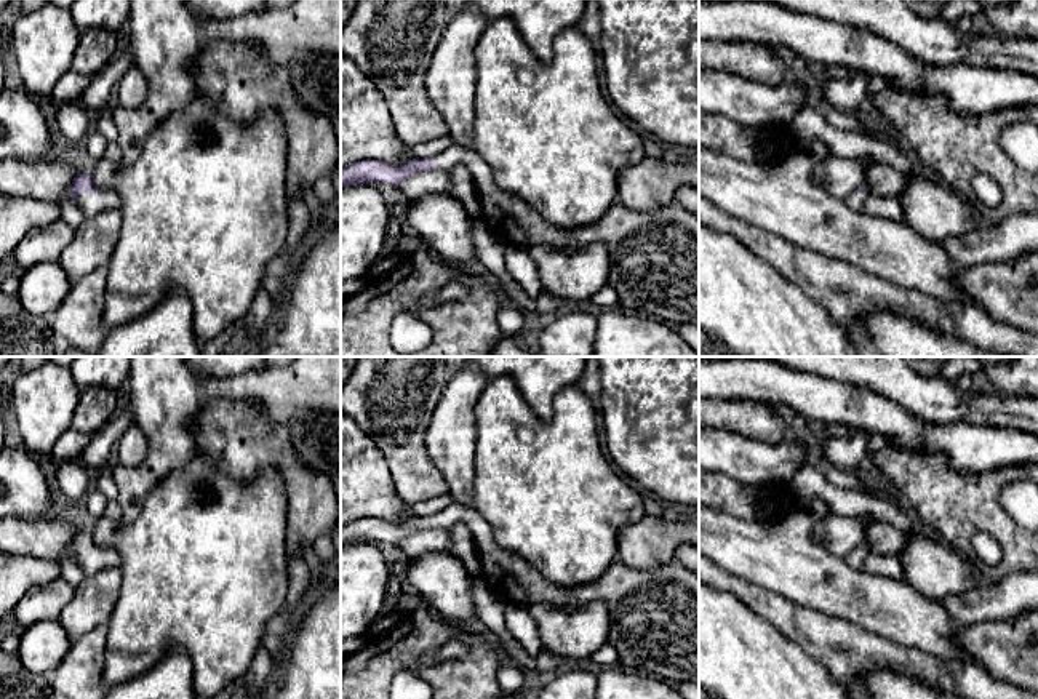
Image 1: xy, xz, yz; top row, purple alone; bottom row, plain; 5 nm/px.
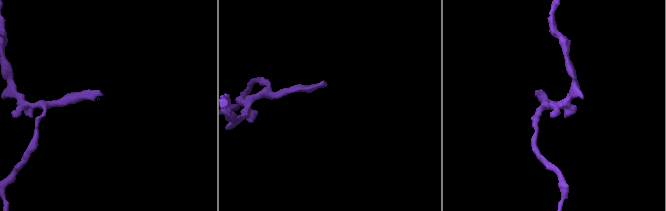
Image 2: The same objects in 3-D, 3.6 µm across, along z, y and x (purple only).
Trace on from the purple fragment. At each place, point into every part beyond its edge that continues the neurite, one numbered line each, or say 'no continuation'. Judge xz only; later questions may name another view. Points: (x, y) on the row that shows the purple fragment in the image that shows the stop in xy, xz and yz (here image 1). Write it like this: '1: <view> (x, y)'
1: xz (653, 256)

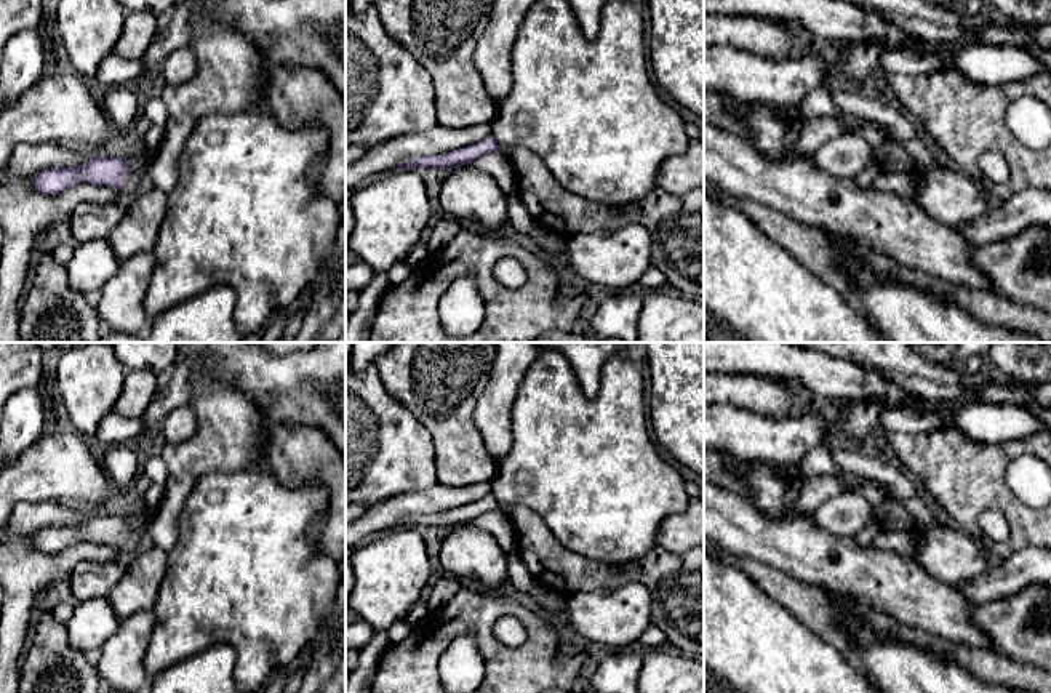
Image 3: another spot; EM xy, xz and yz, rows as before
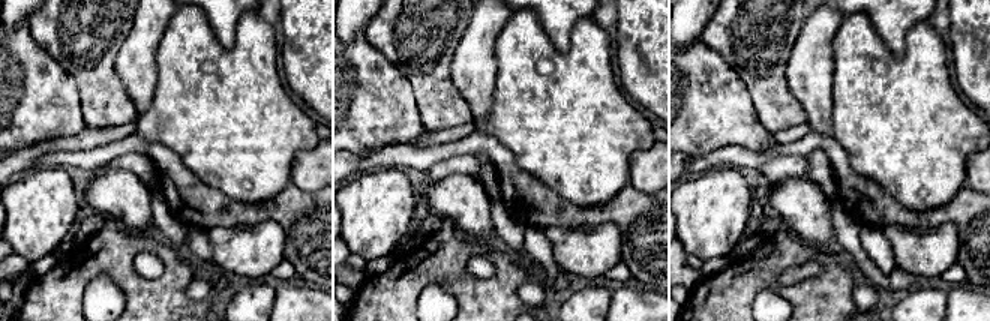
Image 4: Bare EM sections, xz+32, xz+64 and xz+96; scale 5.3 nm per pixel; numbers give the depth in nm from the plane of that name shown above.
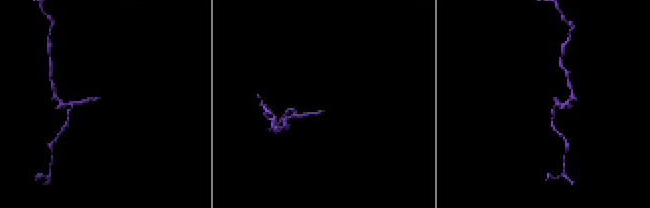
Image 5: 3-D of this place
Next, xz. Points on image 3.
no continuation

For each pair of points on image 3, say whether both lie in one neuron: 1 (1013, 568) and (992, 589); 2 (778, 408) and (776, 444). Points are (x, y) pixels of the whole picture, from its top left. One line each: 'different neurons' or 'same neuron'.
1: same neuron
2: different neurons

